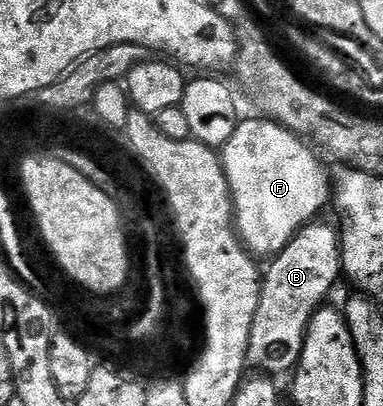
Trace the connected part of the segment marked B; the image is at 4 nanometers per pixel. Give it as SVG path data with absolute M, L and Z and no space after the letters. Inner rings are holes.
M312 222L303 225L299 233L284 246L283 251L270 261L271 264L261 276L257 314L253 314L253 330L249 330L248 365L256 364L260 373L272 378L279 378L282 372L290 373L298 365L299 355L303 349L303 337L307 323L319 311L323 300L331 292L335 279L341 276L341 257L339 254L340 233L331 224Z

